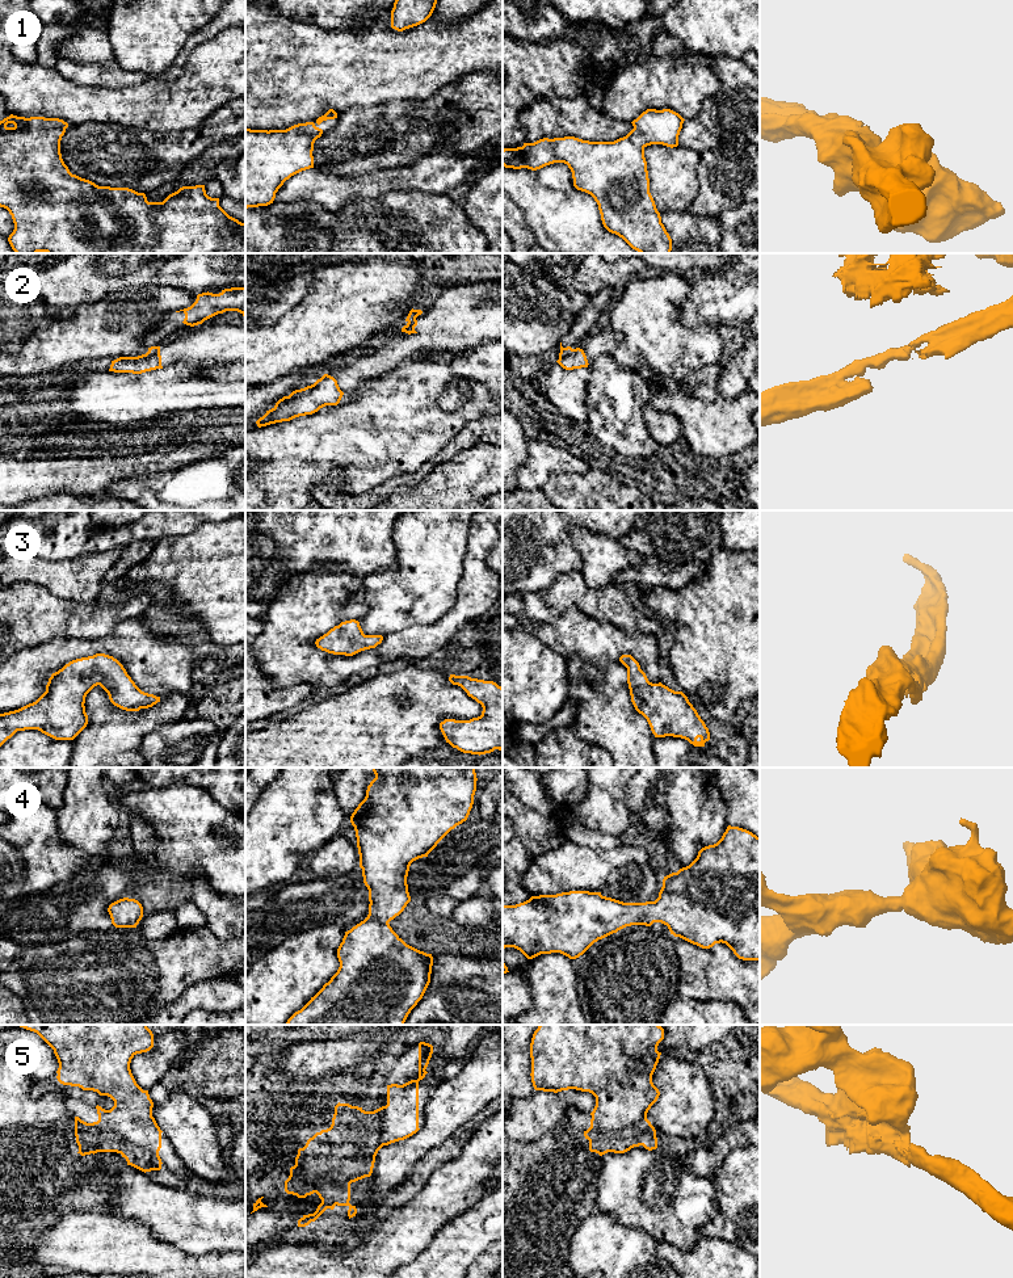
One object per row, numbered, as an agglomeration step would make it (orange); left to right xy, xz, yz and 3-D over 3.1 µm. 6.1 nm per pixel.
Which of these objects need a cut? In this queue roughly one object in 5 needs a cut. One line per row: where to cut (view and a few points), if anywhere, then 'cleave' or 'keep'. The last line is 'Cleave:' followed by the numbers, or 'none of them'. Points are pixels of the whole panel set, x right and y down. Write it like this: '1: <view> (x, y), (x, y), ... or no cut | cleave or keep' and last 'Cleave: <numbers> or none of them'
1: no cut | keep
2: xz (416, 310), (416, 314), (408, 322) | cleave
3: no cut | keep
4: no cut | keep
5: no cut | keep
Cleave: 2

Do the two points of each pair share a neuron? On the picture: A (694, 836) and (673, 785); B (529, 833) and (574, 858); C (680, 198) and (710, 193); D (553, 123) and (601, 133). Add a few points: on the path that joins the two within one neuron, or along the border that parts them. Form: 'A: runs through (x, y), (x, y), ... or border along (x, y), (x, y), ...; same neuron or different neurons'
A: runs through (694, 823), (694, 806), (686, 798); same neuron
B: border along (566, 839), (554, 849), (530, 857); different neurons
C: border along (700, 165), (698, 194), (686, 209); different neurons
D: runs through (564, 123), (589, 125); same neuron

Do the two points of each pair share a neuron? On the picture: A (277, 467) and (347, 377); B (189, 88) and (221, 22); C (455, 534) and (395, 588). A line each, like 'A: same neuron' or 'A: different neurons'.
A: different neurons
B: different neurons
C: same neuron

